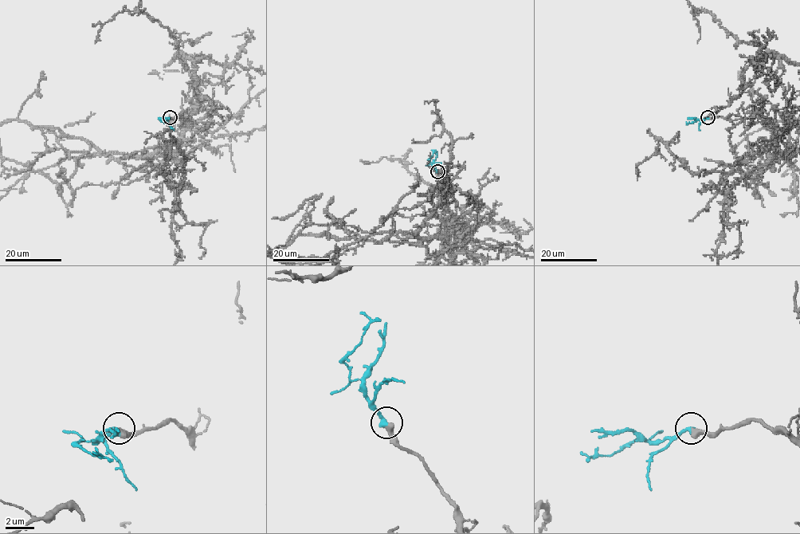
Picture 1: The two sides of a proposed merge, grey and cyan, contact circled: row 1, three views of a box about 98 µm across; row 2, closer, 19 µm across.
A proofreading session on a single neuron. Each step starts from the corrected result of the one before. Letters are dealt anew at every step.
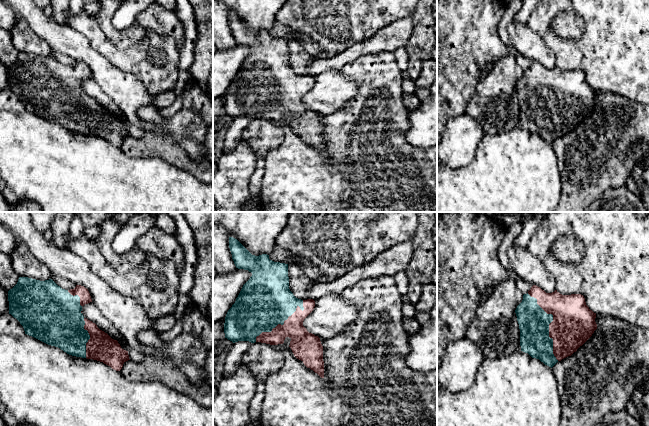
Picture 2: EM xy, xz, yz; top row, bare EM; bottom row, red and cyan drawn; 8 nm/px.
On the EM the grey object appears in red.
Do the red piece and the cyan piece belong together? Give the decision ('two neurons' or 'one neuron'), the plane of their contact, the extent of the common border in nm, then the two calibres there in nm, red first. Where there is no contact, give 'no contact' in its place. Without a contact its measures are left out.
one neuron | yz | 600 nm | 340/240 nm

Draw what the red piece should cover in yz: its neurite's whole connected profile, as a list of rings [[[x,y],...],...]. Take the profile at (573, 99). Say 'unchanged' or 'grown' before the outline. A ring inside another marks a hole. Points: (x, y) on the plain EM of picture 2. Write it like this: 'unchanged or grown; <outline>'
grown; [[[536,61],[523,71],[515,89],[520,105],[521,127],[551,144],[576,128],[597,105],[596,89],[586,81],[583,71],[562,71],[557,66],[546,69]]]

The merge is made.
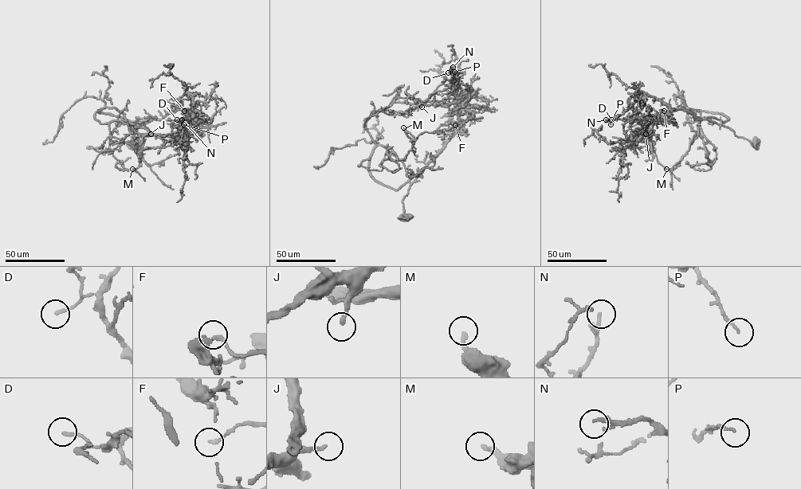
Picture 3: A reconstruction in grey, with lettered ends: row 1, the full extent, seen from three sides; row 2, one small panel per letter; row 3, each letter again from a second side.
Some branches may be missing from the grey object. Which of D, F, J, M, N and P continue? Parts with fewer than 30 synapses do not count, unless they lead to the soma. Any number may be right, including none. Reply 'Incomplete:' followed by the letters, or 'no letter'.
Incomplete: F, J, M

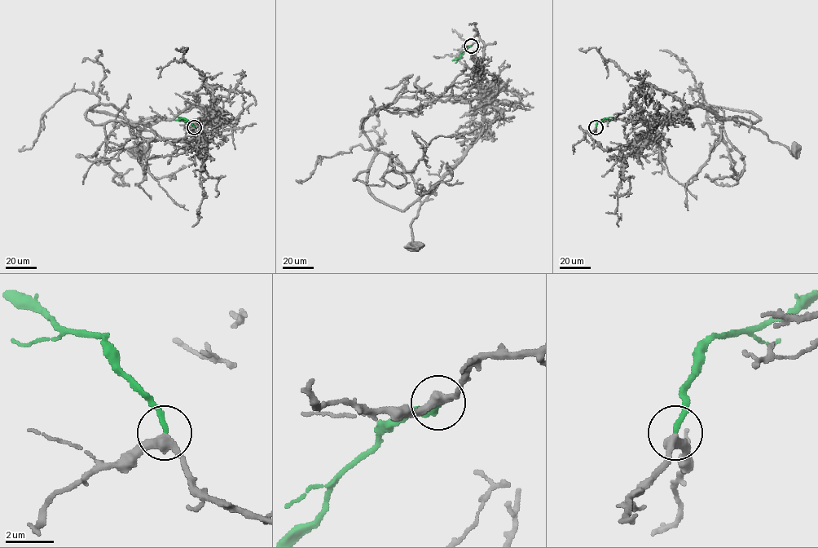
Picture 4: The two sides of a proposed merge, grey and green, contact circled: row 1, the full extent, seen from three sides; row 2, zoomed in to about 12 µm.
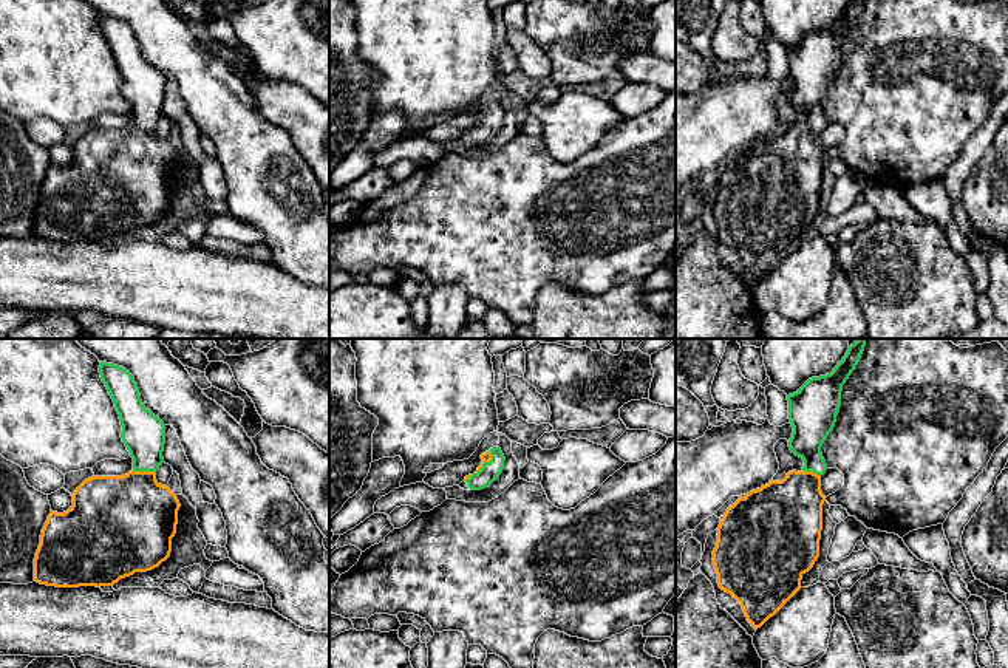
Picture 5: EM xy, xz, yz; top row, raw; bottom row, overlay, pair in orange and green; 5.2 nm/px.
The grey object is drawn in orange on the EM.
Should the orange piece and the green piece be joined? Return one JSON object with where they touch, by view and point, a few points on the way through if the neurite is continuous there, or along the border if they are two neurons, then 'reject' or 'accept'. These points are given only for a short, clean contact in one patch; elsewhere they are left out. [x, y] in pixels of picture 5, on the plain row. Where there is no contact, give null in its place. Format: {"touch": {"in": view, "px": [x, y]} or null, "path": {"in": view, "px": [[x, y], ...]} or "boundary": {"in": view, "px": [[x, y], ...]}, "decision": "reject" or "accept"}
{"touch": {"in": "xy", "px": [144, 126]}, "path": {"in": "xy", "px": [[132, 172], [132, 160], [144, 126], [144, 88]]}, "decision": "accept"}

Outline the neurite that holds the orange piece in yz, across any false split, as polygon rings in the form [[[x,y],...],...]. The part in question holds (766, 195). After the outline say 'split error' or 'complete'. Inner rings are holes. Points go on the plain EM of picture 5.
[[[849,0],[830,28],[809,32],[788,48],[788,73],[793,80],[788,101],[804,114],[801,125],[792,124],[782,135],[770,135],[730,159],[717,181],[713,218],[717,238],[731,247],[754,283],[773,271],[799,243],[801,233],[819,210],[822,184],[821,130],[827,119],[821,101],[833,84],[841,60],[843,39],[858,19],[864,0]]]; split error

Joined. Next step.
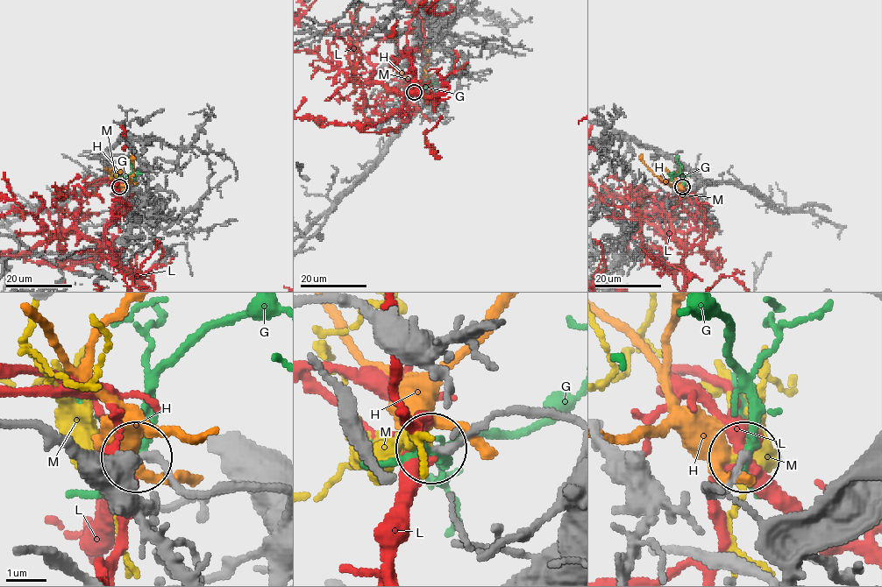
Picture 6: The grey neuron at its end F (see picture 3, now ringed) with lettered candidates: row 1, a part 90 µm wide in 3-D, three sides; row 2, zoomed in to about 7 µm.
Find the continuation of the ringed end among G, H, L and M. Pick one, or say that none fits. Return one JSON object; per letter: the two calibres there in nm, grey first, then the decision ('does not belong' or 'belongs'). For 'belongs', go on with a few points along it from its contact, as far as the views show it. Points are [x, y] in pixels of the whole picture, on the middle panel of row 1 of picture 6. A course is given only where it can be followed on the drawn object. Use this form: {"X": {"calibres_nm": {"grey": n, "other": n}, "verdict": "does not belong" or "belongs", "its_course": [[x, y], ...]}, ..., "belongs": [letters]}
{"G": {"calibres_nm": {"grey": 180, "other": 160}, "verdict": "does not belong"}, "H": {"calibres_nm": {"grey": 150, "other": 360}, "verdict": "does not belong"}, "L": {"calibres_nm": {"grey": 180, "other": 320}, "verdict": "does not belong"}, "M": {"calibres_nm": {"grey": 180, "other": 140}, "verdict": "belongs", "its_course": [[415, 93], [409, 92], [405, 85], [412, 81], [408, 79]]}, "belongs": ["M"]}

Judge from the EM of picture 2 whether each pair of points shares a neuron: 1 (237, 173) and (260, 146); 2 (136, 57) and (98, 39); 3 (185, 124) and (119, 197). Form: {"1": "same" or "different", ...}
{"1": "different", "2": "same", "3": "different"}

